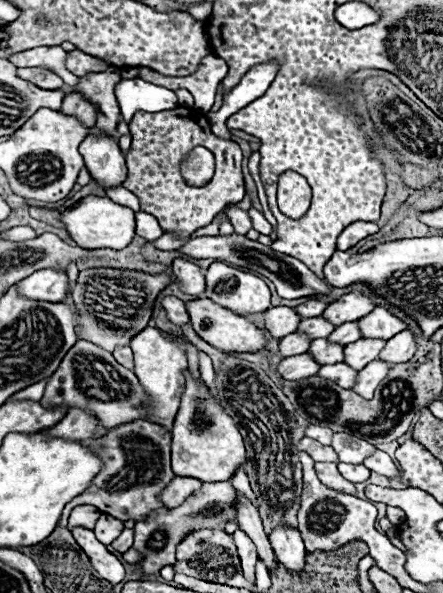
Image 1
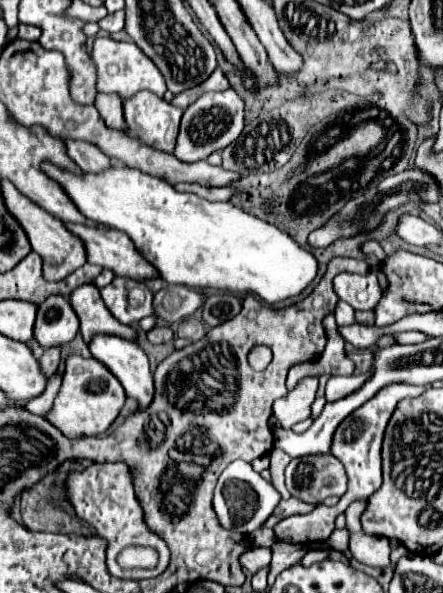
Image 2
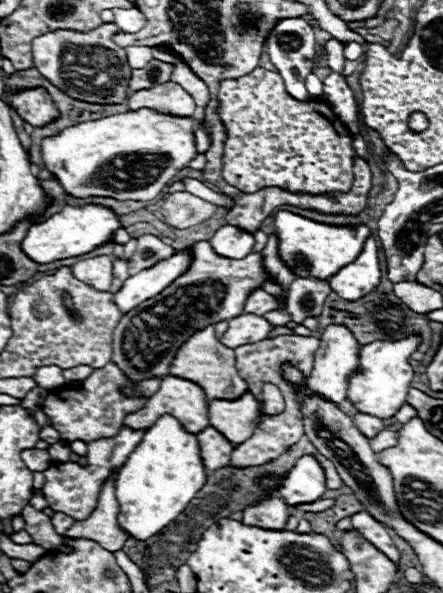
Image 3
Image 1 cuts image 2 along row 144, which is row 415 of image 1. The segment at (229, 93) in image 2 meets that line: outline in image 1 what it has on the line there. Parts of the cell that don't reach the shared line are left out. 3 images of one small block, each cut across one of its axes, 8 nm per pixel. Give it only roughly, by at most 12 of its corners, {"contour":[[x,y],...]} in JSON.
{"contour":[[186,372],[172,470],[226,482],[244,466],[236,422]]}

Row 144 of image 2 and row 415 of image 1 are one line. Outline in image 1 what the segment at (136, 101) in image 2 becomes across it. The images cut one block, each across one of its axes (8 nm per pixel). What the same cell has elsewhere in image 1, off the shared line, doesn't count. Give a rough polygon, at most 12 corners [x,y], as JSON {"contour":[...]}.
{"contour":[[148,326],[134,340],[146,418],[170,430],[186,388],[186,344]]}

